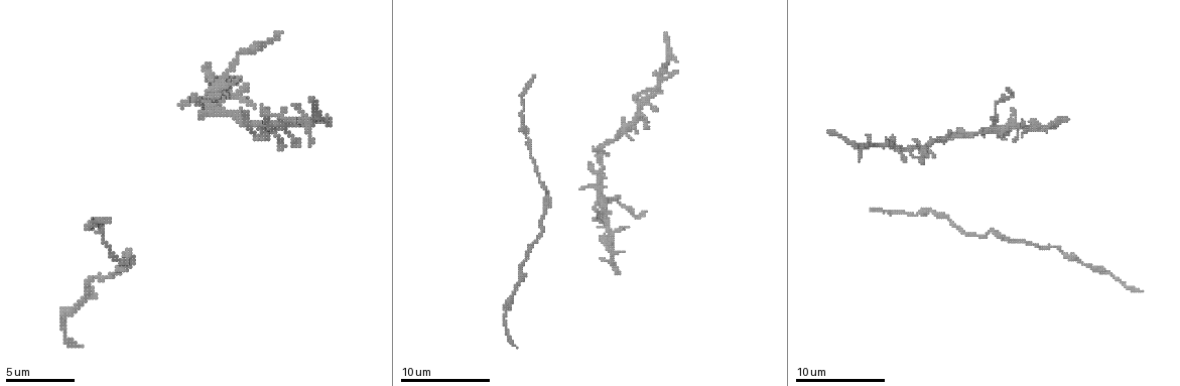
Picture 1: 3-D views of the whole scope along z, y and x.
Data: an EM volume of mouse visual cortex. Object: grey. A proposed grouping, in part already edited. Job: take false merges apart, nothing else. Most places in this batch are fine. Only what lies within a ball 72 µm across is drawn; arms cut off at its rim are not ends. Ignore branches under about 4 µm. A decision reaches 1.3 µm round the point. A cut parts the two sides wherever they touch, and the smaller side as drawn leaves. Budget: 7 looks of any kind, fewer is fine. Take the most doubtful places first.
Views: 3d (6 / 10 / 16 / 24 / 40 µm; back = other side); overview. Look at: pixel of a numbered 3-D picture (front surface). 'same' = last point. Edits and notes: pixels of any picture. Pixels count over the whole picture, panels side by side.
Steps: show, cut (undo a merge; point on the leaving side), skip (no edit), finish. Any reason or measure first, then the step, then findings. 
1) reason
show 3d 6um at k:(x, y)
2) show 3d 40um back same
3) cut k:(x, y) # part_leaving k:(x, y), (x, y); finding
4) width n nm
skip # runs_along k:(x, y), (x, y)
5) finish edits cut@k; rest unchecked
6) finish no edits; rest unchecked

show 3d 16um at 1:(212, 88)

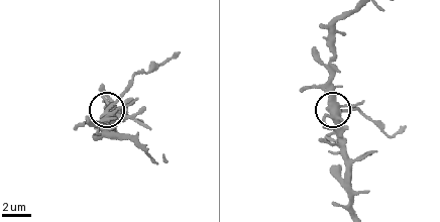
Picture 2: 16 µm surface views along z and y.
from behind
show 3d 16um back at 2:(109, 112)

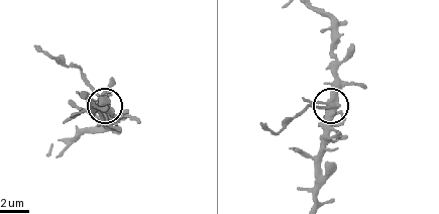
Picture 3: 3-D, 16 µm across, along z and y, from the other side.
skip # all the same cell

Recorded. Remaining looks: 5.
two arms in line, one across
show 3d 6um at 1:(859, 148)

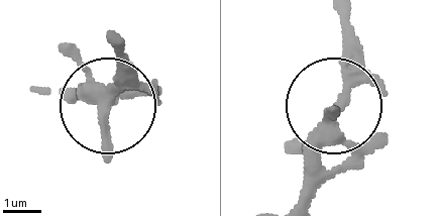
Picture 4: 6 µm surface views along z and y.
arms 3
skip # continuous, no second cell

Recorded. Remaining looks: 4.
three-way junction
show 3d 16um at 1:(211, 109)

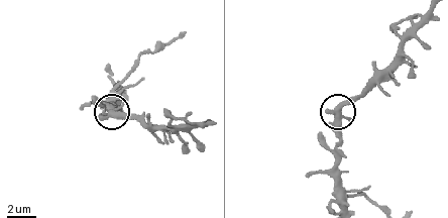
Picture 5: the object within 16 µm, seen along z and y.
side_arm 15 um
skip # all the same cell

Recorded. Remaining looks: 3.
calibre changes
show 3d 10um at 1:(523, 118)

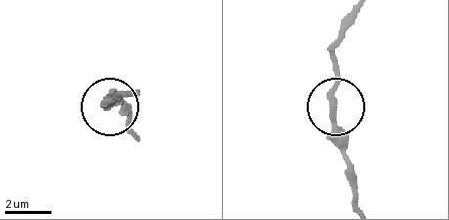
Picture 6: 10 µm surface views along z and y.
skip # runs_along 6:(354, 185), (333, 94), (337, 65), (331, 43); one cell here

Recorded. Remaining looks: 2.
finish no edits; rest unchecked

